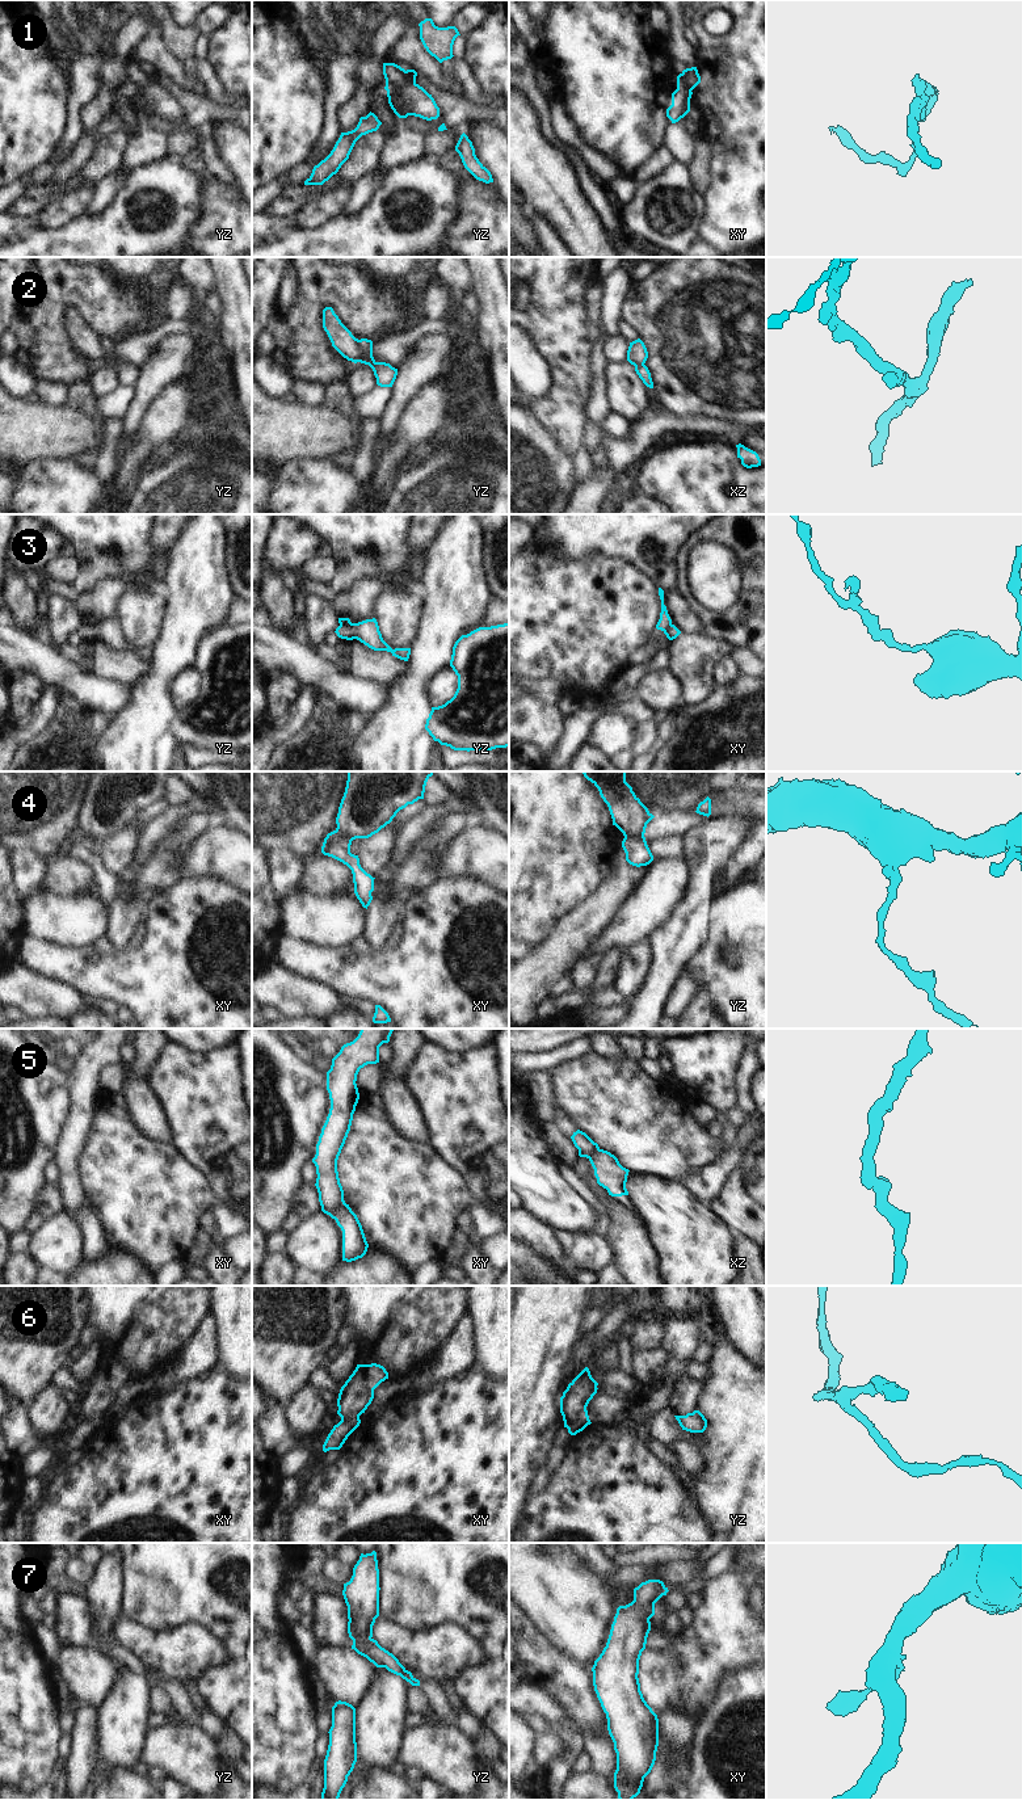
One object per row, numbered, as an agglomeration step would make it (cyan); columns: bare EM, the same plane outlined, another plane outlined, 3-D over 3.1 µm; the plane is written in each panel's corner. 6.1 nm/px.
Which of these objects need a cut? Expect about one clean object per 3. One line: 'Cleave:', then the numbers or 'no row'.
Cleave: 1, 2, 3, 4, 5, 6, 7

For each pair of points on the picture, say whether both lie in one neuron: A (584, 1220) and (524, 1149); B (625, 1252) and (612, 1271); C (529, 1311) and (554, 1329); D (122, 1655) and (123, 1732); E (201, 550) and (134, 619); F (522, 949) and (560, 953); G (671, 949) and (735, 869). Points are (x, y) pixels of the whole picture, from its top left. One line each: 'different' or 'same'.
A: same
B: different
C: same
D: different
E: different
F: different
G: different

